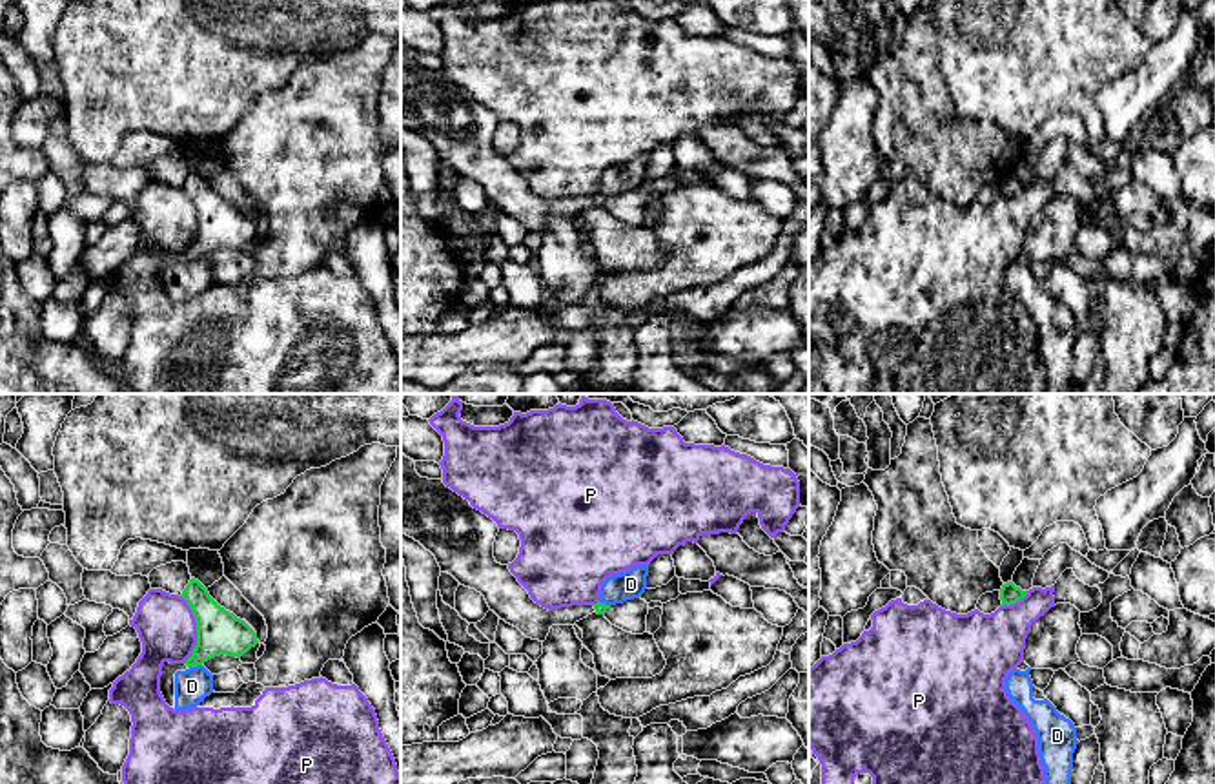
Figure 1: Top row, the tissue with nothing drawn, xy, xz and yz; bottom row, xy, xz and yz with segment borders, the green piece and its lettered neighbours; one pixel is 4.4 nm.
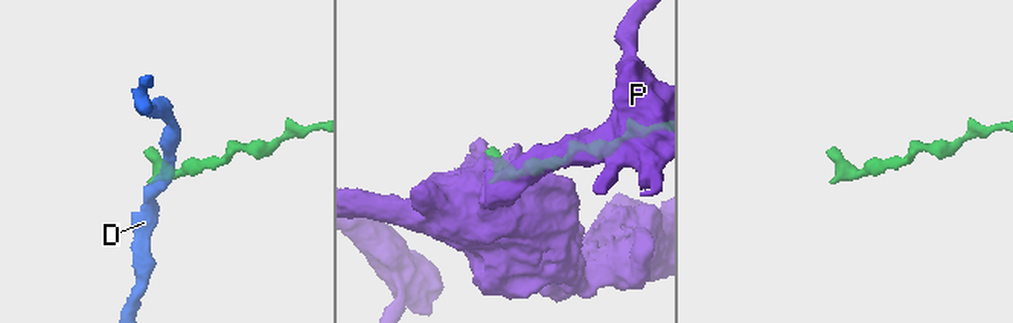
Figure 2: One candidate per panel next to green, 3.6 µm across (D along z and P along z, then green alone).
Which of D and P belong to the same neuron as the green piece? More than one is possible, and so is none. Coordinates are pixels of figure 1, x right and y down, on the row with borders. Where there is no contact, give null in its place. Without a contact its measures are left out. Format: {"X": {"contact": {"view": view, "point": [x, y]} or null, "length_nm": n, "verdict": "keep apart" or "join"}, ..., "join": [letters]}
{"D": {"contact": {"view": "xy", "point": [195, 666]}, "length_nm": 60, "verdict": "keep apart"}, "P": {"contact": {"view": "xy", "point": [197, 629]}, "length_nm": 300, "verdict": "keep apart"}, "join": []}

